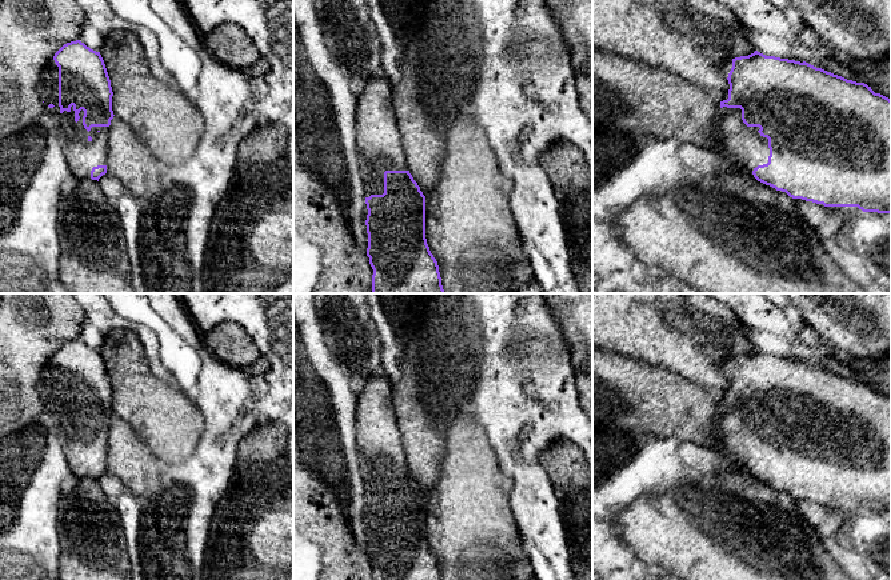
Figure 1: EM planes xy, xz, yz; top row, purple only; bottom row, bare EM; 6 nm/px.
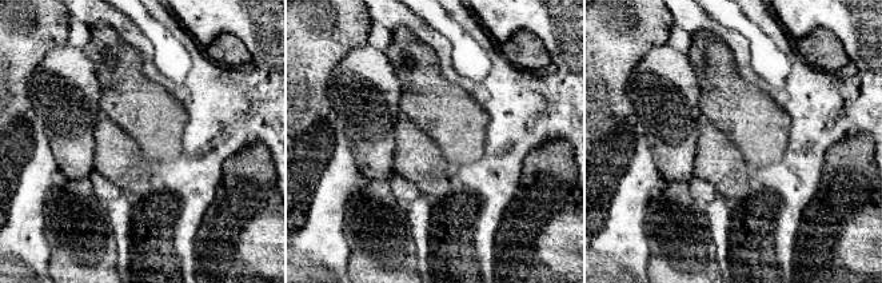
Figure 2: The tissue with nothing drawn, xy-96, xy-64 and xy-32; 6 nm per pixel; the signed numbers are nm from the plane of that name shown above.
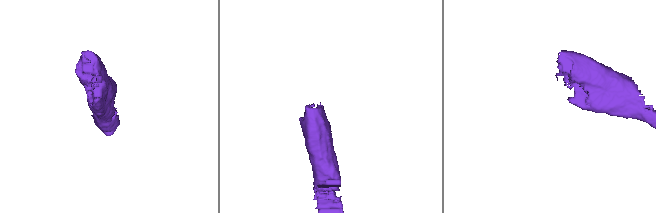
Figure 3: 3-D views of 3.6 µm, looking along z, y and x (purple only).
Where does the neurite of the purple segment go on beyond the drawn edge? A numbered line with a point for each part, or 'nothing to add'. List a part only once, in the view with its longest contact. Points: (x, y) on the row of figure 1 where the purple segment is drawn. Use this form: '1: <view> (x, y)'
1: xy (82, 155)

